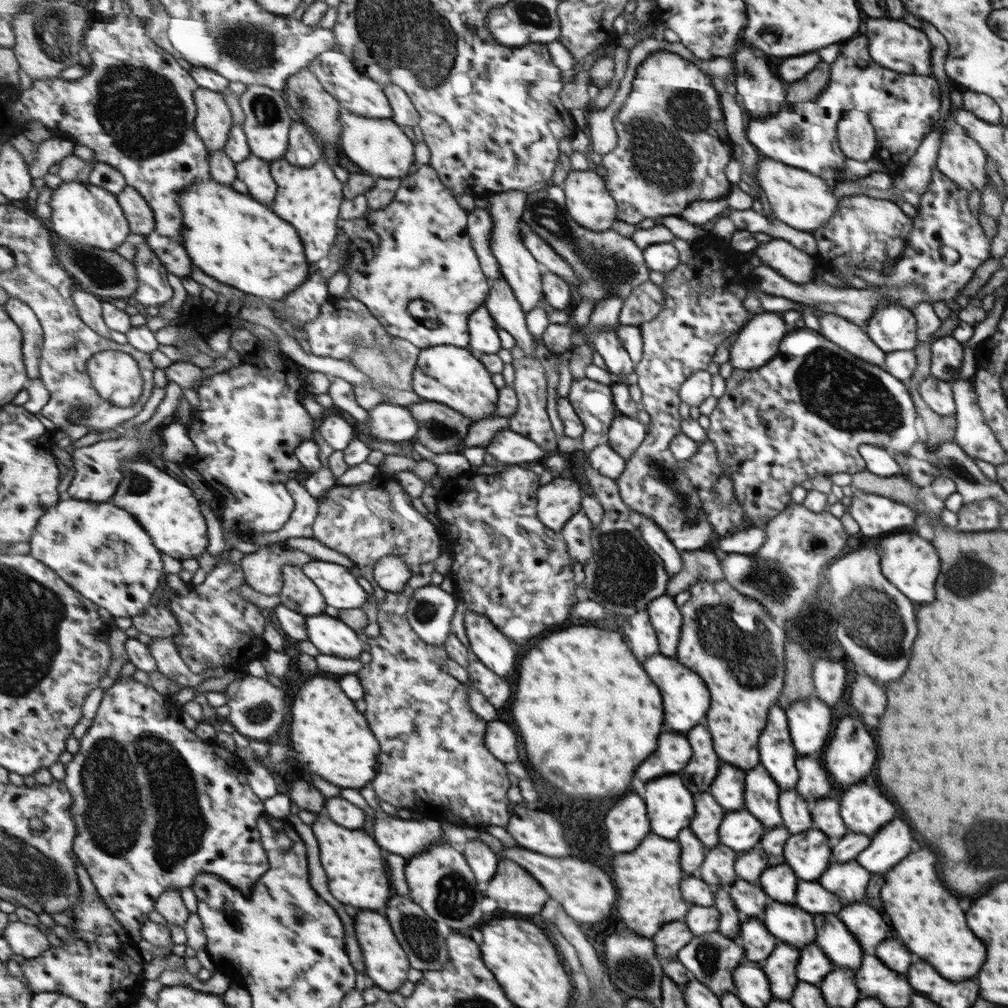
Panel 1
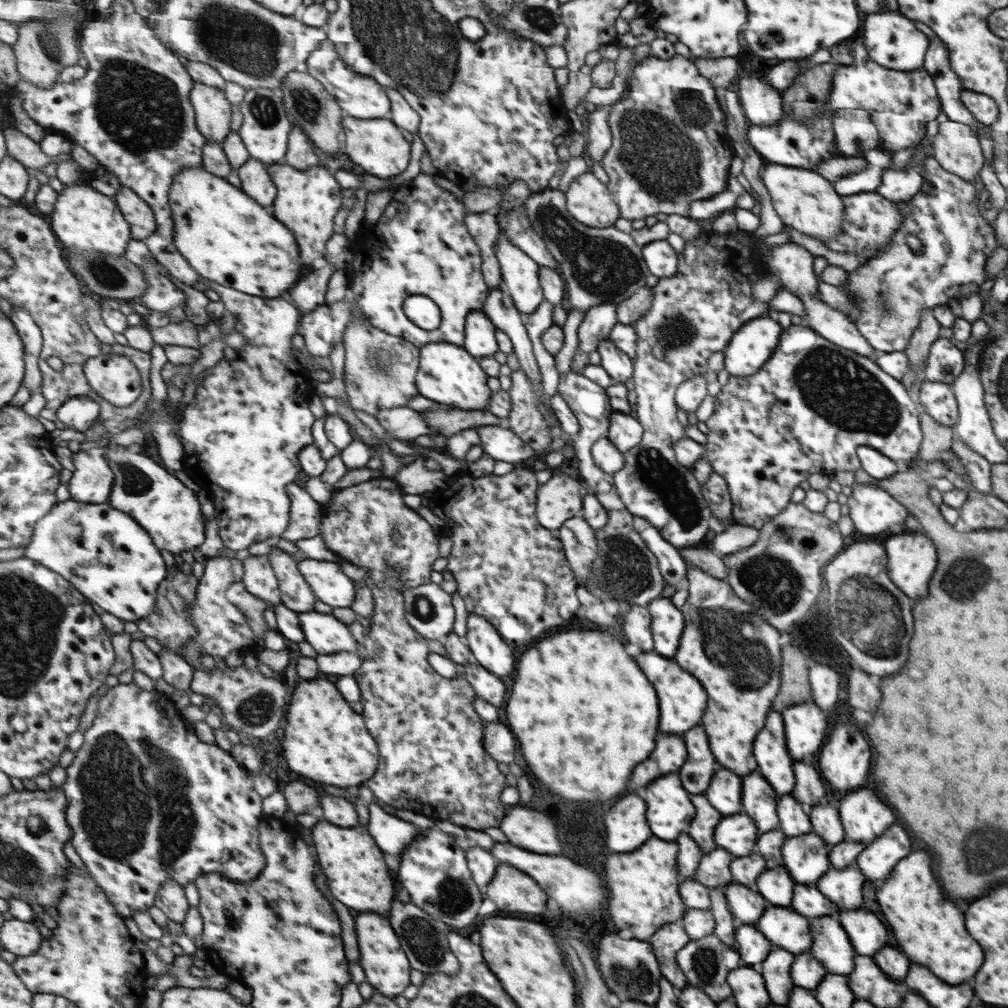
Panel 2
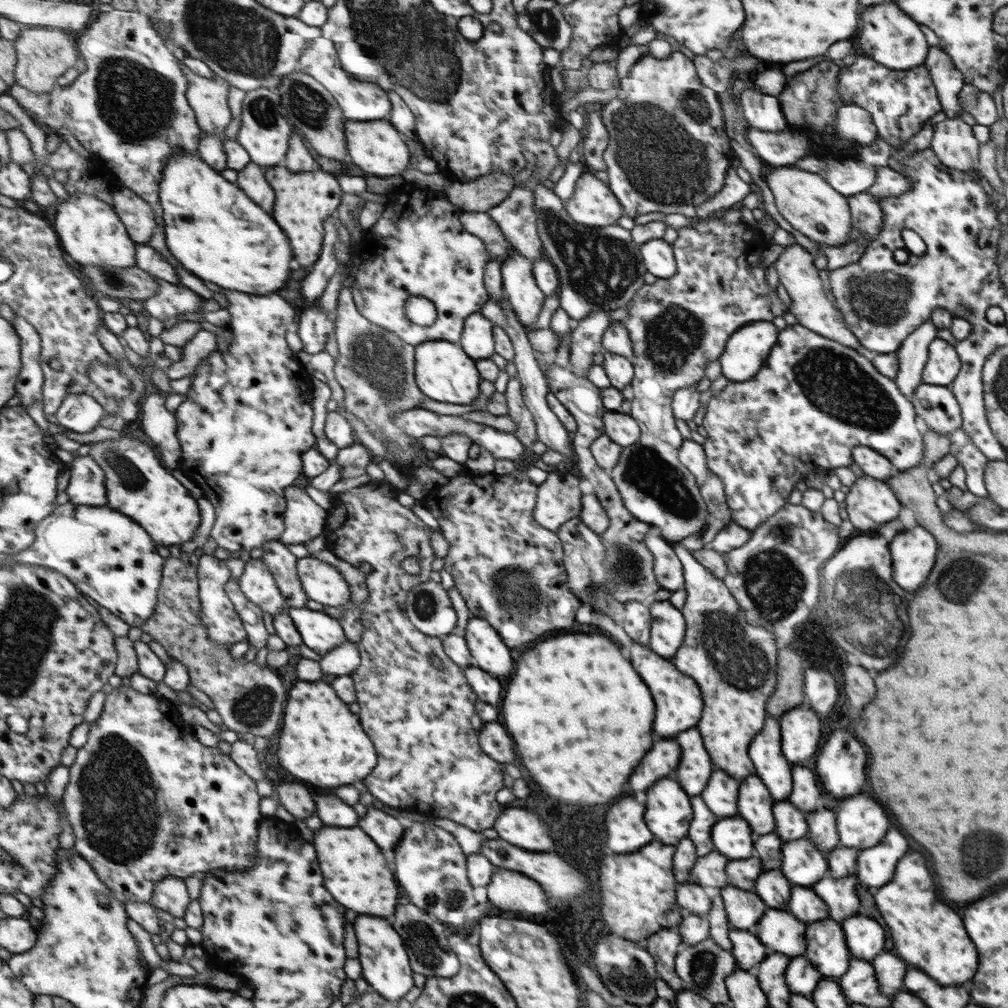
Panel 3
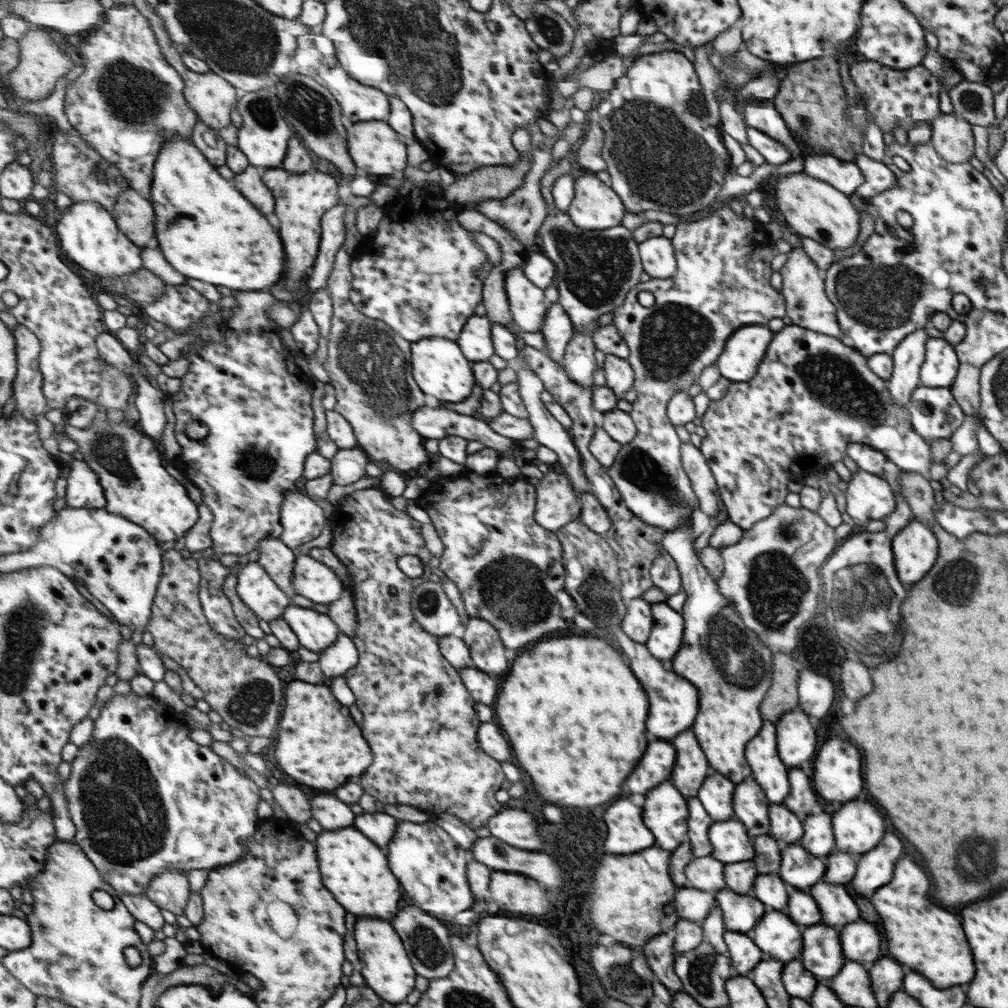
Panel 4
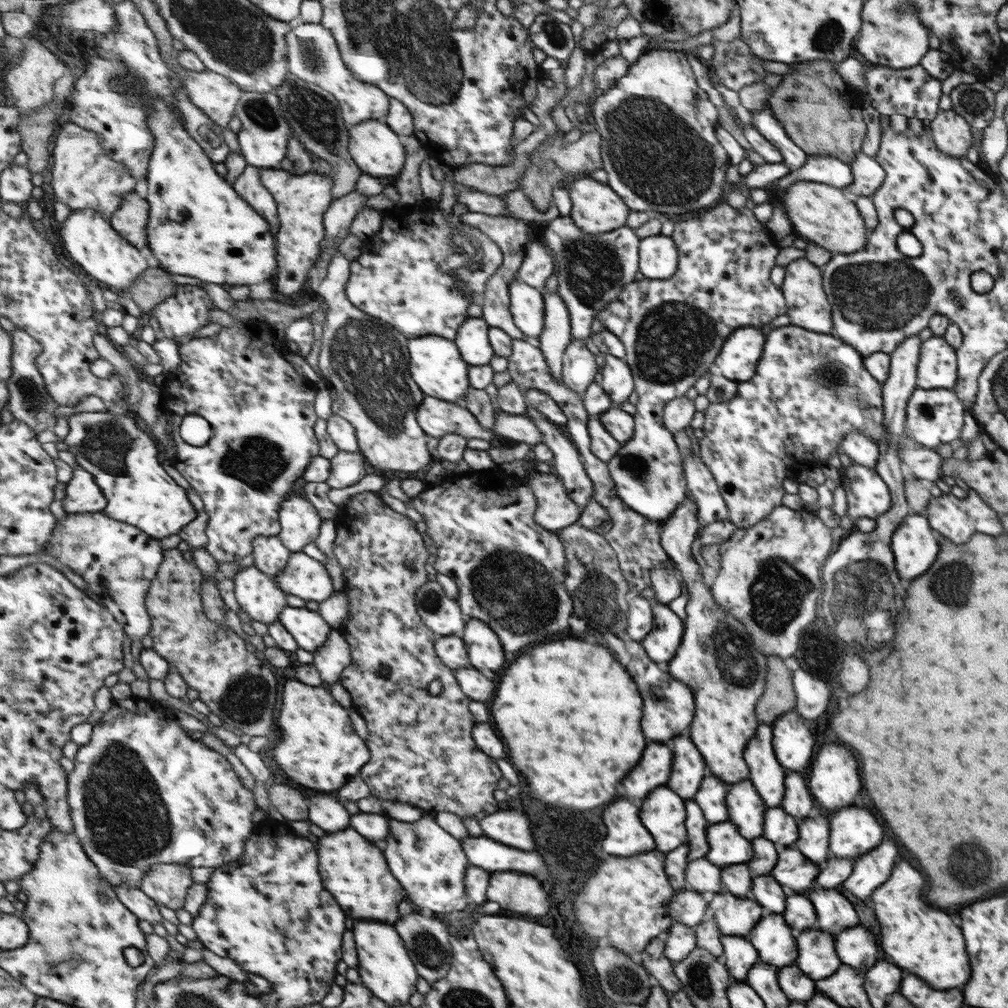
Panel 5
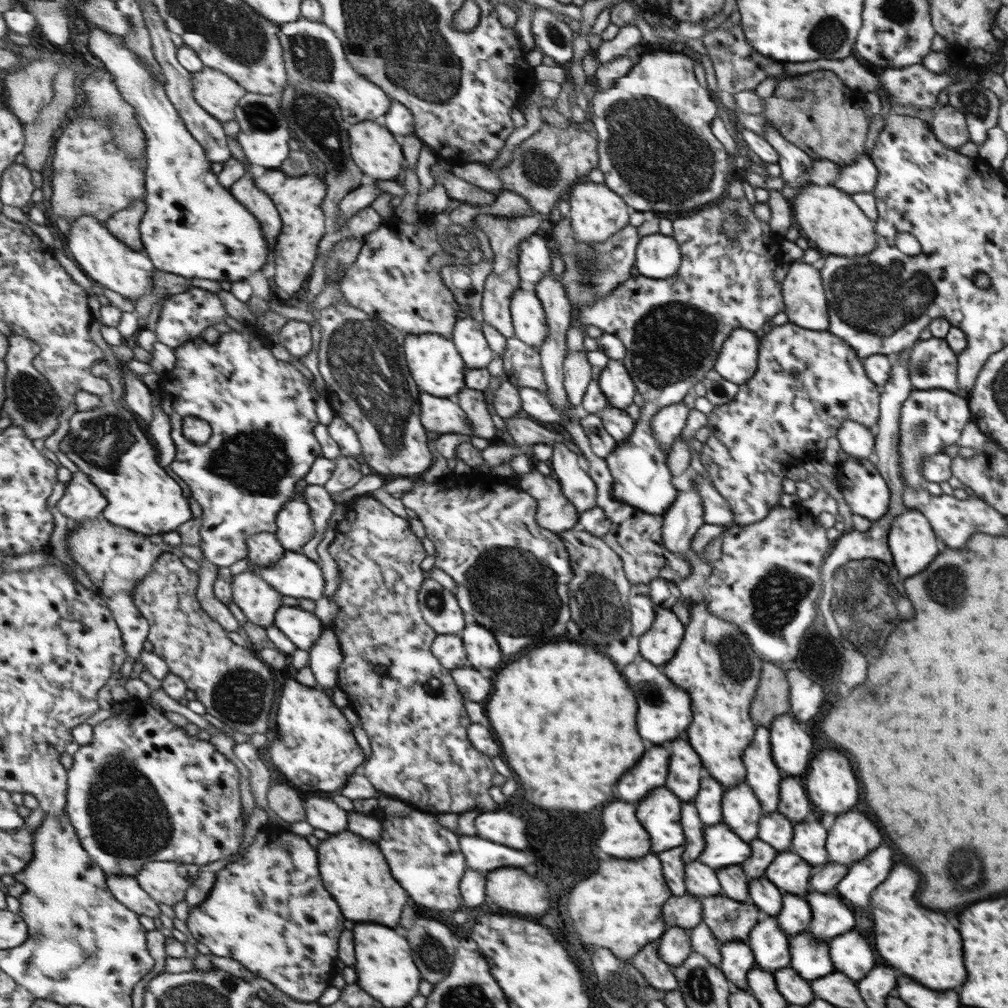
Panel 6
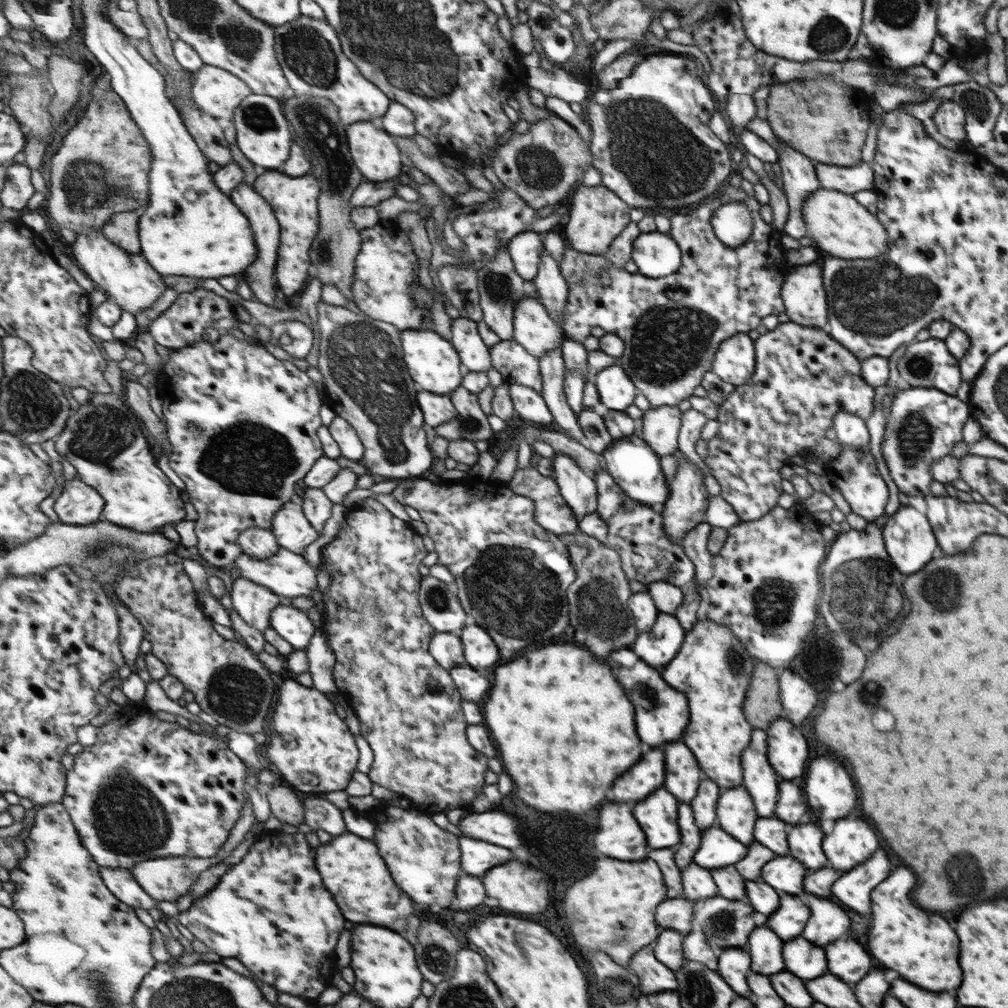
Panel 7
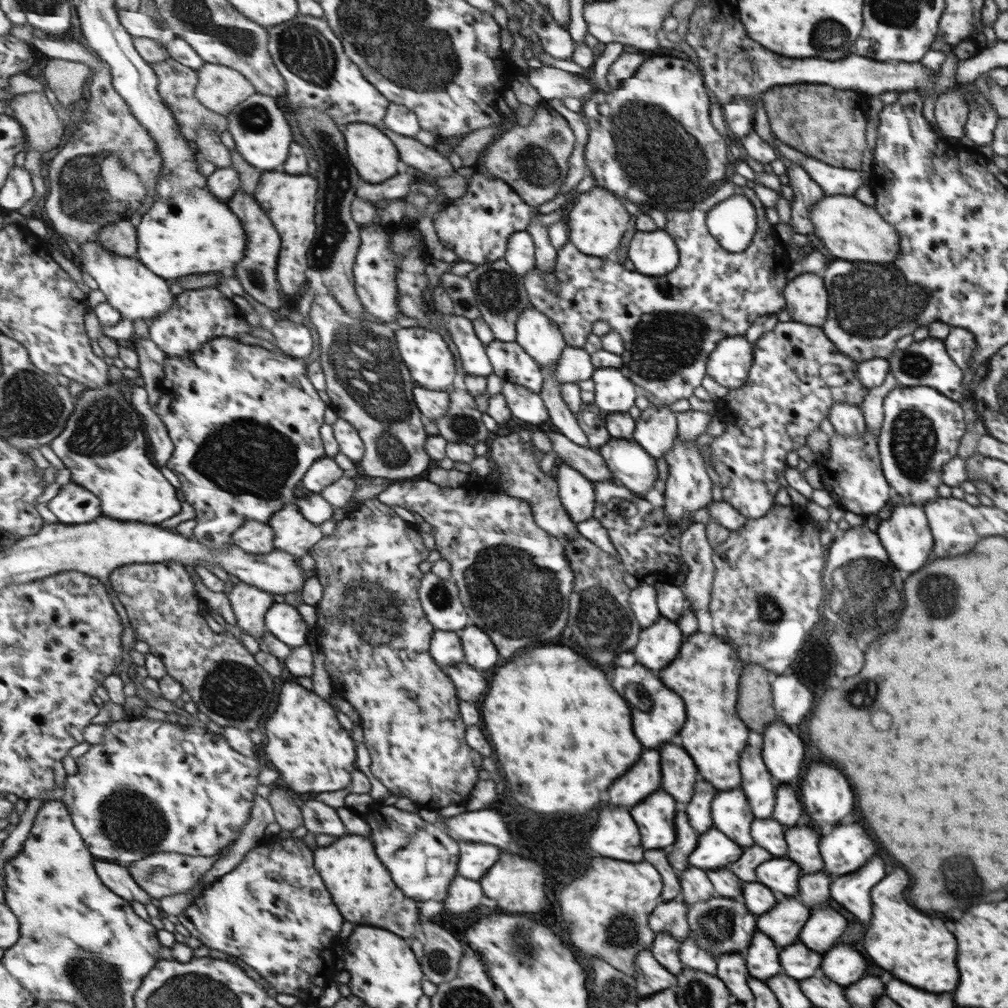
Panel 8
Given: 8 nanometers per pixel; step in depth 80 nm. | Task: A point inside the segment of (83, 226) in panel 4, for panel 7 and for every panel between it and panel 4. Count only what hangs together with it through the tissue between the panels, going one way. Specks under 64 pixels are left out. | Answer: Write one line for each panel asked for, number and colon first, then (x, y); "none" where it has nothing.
5: (102, 251)
6: (109, 262)
7: (130, 280)

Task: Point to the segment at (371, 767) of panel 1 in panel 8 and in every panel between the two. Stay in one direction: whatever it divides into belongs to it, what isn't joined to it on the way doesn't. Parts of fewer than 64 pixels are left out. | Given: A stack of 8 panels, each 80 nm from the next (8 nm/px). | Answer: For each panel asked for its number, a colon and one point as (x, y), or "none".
2: (326, 740)
3: (323, 742)
4: (320, 744)
5: (319, 748)
6: (325, 753)
7: (323, 758)
8: (314, 753)

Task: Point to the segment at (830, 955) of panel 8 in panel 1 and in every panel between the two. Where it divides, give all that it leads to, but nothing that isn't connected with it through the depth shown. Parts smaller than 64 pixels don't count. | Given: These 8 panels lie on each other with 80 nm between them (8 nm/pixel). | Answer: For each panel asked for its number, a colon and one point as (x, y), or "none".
1: (864, 922)
2: (866, 933)
3: (862, 935)
4: (859, 941)
5: (855, 946)
6: (850, 953)
7: (846, 958)

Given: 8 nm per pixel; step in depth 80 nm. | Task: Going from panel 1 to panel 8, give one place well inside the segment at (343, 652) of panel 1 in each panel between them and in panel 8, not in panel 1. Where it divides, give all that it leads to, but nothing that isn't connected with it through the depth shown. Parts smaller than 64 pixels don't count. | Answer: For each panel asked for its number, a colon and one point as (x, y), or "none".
2: (328, 634)
3: (321, 632)
4: (316, 631)
5: (310, 629)
6: (304, 628)
7: (298, 628)
8: (284, 620)

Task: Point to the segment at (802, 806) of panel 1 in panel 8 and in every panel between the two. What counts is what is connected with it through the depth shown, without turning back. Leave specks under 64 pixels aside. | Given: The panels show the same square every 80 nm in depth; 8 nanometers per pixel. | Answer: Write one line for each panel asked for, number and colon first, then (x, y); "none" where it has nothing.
2: (794, 820)
3: (789, 824)
4: (785, 826)
5: (781, 829)
6: (774, 829)
7: (770, 832)
8: (766, 832)

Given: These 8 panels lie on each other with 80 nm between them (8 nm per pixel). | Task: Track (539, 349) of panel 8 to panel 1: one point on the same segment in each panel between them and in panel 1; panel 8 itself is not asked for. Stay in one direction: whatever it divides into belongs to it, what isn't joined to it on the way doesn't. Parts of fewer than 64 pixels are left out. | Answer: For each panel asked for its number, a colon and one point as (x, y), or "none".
1: (525, 274)
2: (521, 273)
3: (521, 289)
4: (529, 304)
5: (528, 304)
6: (530, 318)
7: (535, 329)

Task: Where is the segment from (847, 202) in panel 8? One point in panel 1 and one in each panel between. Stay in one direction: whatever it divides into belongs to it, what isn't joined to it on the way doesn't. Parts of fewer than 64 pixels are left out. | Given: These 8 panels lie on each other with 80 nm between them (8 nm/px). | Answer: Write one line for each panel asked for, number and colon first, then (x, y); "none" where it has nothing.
1: (804, 202)
2: (802, 199)
3: (807, 201)
4: (811, 208)
5: (819, 213)
6: (831, 219)
7: (839, 225)

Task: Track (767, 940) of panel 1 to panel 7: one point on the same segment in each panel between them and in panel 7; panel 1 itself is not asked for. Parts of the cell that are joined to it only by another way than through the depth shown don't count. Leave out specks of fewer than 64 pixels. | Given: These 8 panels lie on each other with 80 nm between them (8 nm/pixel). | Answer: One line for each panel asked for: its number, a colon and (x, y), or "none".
2: (752, 946)
3: (747, 950)
4: (744, 955)
5: (739, 956)
6: (736, 960)
7: (733, 964)

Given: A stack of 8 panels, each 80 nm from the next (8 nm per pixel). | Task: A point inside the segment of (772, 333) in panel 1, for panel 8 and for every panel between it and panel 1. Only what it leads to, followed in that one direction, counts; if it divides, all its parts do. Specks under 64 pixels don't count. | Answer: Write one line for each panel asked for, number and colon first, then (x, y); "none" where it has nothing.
2: (750, 347)
3: (747, 349)
4: (742, 352)
5: (739, 355)
6: (736, 362)
7: (733, 362)
8: (729, 364)

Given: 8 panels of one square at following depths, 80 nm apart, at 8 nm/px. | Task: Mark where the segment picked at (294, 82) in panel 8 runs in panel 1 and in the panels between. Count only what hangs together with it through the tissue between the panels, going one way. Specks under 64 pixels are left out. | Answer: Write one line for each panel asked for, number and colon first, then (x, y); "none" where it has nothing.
1: (340, 76)
2: (360, 96)
3: (358, 99)
4: (316, 57)
5: (314, 54)
6: (314, 54)
7: (311, 52)

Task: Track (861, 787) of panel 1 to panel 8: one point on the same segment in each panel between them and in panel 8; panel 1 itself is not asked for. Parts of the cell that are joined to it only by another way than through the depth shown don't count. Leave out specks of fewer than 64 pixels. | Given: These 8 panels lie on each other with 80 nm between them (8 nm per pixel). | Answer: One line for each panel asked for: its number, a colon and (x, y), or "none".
2: (863, 816)
3: (861, 822)
4: (856, 827)
5: (855, 831)
6: (852, 835)
7: (851, 841)
8: (847, 847)

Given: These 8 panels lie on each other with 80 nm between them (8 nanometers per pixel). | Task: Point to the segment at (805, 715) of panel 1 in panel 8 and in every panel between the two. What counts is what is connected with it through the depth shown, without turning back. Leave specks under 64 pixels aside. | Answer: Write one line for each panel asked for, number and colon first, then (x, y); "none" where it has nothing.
2: (803, 725)
3: (799, 735)
4: (795, 736)
5: (794, 743)
6: (791, 746)
7: (787, 748)
8: (783, 750)

